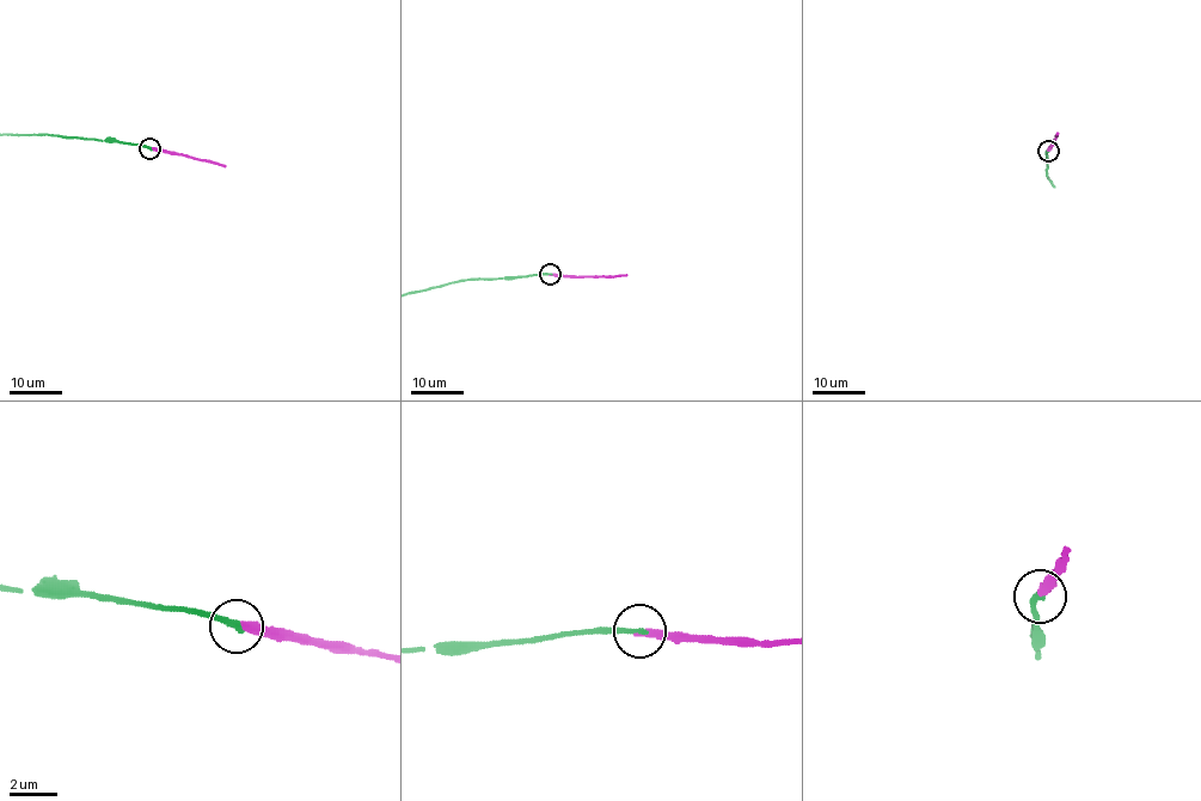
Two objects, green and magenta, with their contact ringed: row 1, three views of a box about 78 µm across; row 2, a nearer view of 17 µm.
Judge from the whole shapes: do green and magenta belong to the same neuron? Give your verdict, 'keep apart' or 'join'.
join

